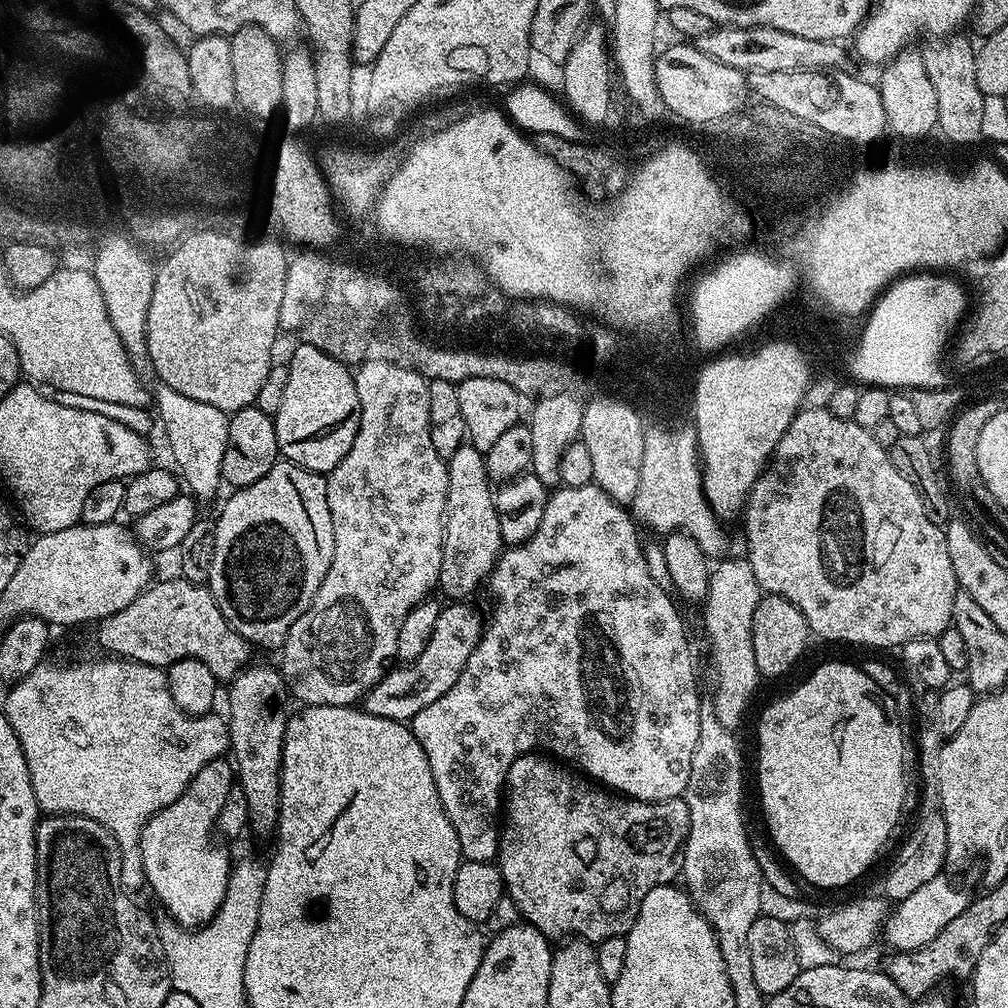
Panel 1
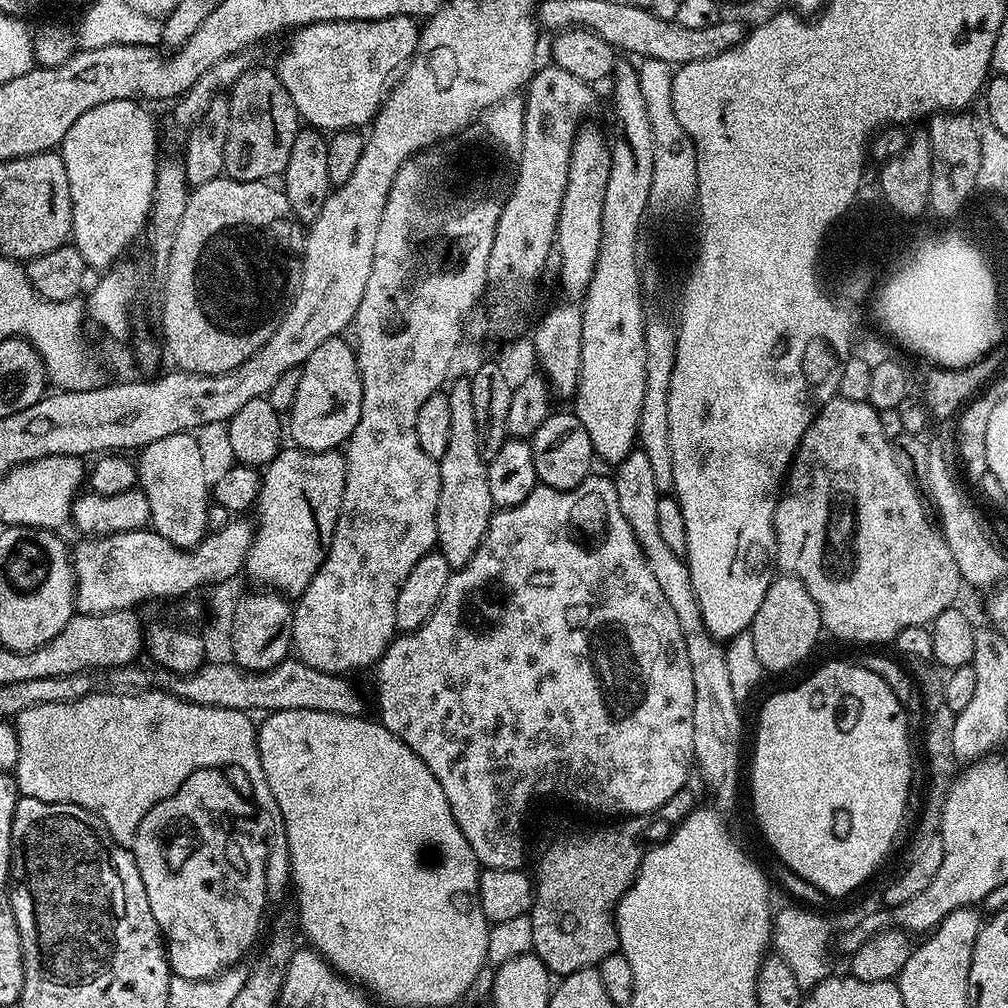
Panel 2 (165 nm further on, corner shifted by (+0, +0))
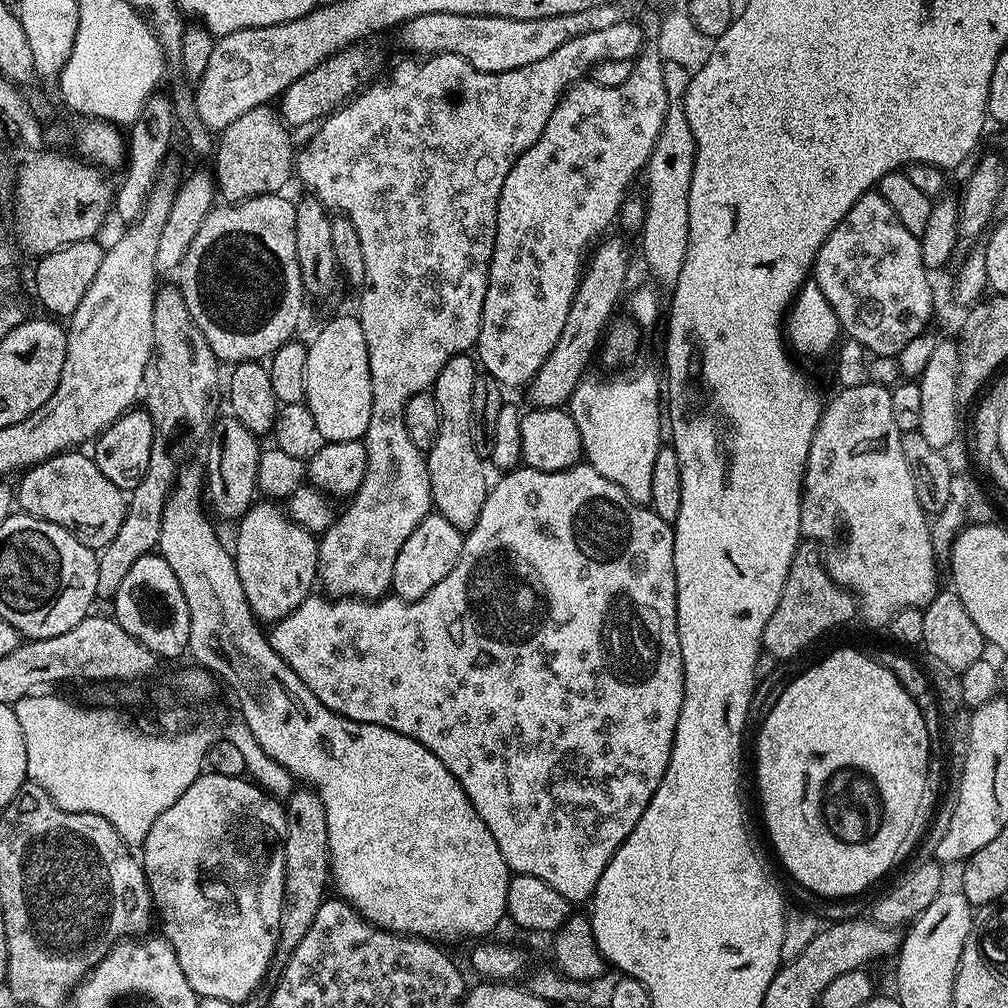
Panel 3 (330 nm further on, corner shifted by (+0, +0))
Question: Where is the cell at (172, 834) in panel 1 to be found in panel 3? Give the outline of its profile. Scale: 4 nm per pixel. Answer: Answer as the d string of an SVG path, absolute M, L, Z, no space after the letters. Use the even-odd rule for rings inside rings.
M205 771L190 787L182 793L182 798L174 802L167 810L162 810L158 818L154 818L154 826L150 826L150 834L146 834L146 842L142 846L142 863L144 877L148 880L148 888L152 891L152 902L158 913L158 924L161 924L162 935L167 940L178 958L178 966L182 966L182 974L186 974L186 982L195 990L197 997L209 1000L218 998L229 1006L243 1005L257 995L256 987L264 980L268 967L272 964L280 943L280 923L284 909L284 831L286 818L284 804L269 796L259 784L248 778L226 778L222 774Z

